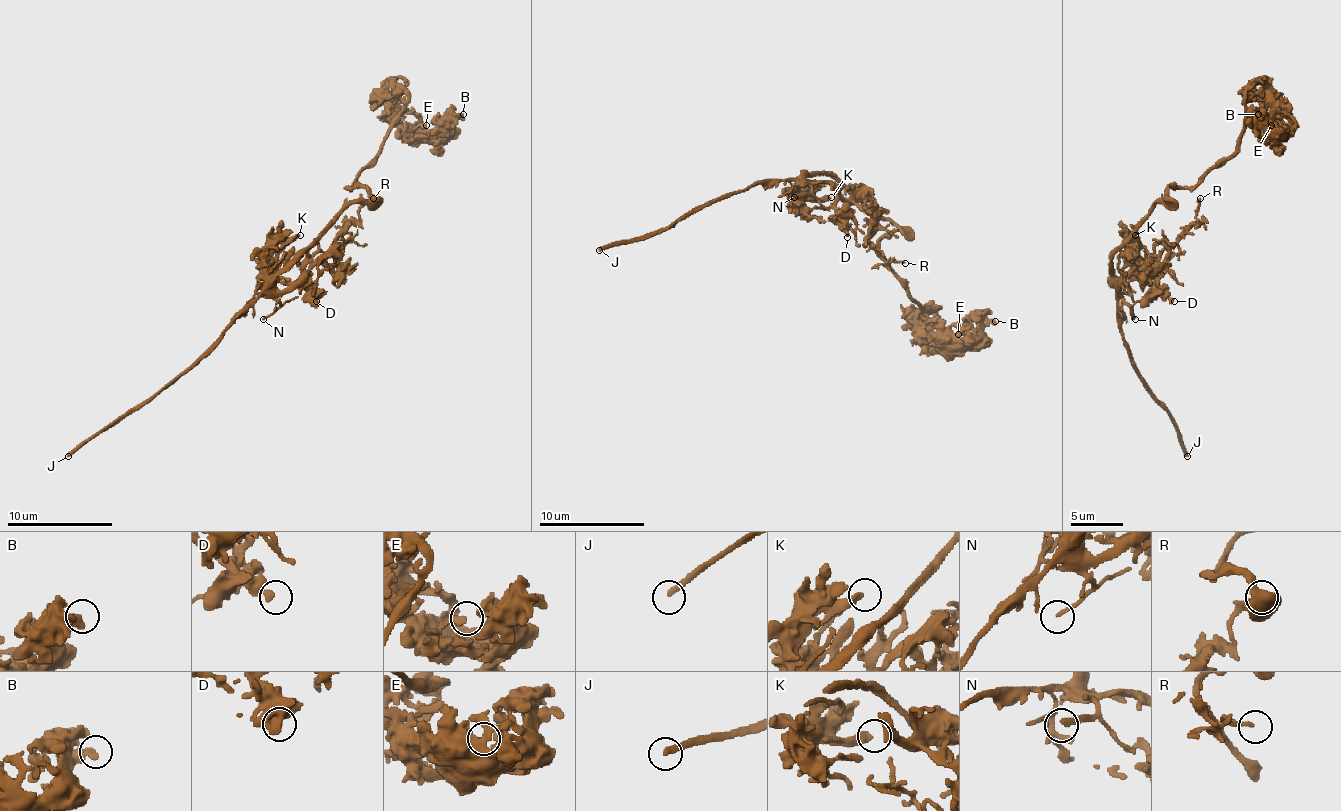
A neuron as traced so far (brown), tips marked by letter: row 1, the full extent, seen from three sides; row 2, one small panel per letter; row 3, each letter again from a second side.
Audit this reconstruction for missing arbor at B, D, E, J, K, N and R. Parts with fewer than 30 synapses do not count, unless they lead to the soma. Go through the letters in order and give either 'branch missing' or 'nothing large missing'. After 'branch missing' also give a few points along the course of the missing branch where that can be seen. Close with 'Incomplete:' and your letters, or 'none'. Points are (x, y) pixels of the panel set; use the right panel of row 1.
B: nothing large missing
D: nothing large missing
E: nothing large missing
J: branch missing
K: branch missing | (1135, 235), (1142, 235), (1195, 190), (1198, 196)
N: nothing large missing
R: nothing large missing
Incomplete: J, K

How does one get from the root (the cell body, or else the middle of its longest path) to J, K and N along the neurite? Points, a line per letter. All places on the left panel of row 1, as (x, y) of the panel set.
J: (326, 227), (189, 367), (152, 396), (86, 438), (68, 456)
K: (326, 227), (289, 264), (279, 269), (276, 264), (281, 254), (276, 243), (294, 240), (300, 235)
N: (326, 227), (276, 277), (273, 296), (279, 306), (263, 319)

